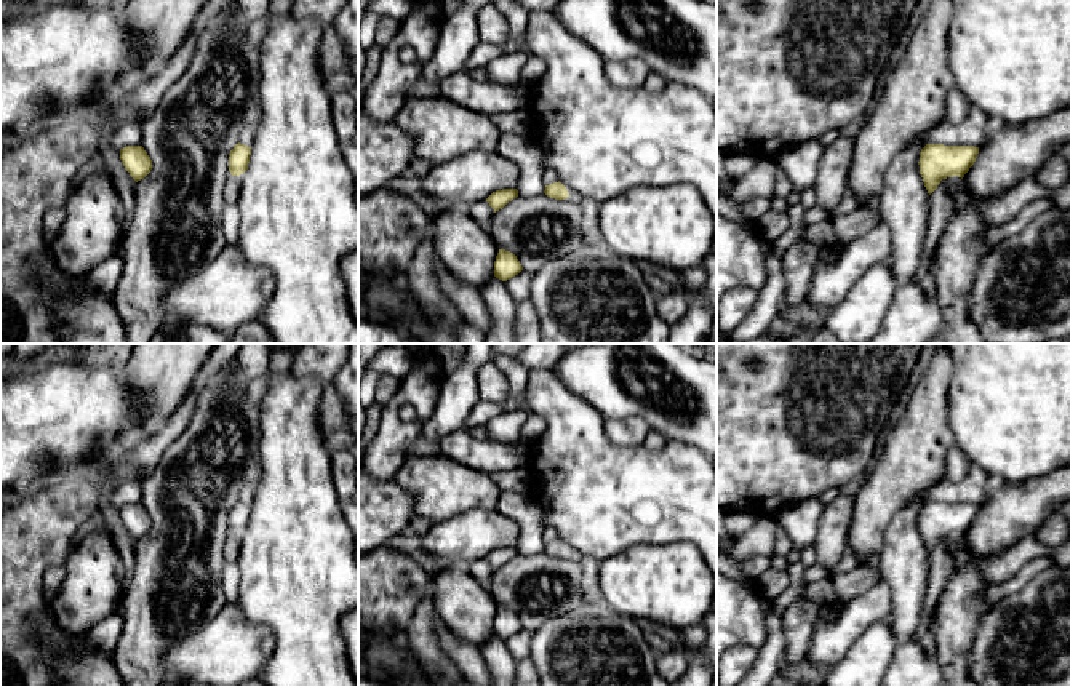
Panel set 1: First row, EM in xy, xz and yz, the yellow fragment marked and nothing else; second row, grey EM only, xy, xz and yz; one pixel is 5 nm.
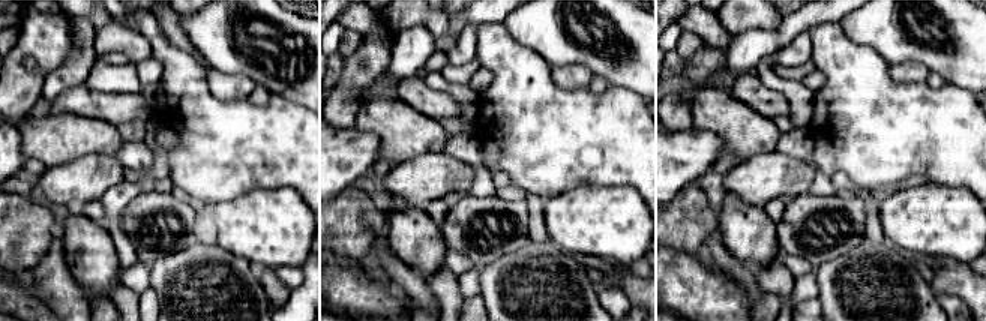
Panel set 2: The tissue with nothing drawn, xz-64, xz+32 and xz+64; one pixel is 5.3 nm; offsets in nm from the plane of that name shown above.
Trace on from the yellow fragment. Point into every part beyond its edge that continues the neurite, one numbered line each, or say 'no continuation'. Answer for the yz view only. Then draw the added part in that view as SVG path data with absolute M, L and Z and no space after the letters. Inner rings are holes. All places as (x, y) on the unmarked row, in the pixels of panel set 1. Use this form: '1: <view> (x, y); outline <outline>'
no continuation

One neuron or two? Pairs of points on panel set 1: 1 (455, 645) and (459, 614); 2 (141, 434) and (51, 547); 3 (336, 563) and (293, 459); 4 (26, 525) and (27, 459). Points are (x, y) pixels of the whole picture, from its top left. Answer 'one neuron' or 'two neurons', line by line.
1: two neurons
2: two neurons
3: one neuron
4: two neurons

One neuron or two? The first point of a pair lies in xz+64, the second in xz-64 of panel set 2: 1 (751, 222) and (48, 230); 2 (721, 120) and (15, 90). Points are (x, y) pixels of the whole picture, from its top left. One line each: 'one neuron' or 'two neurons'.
1: two neurons
2: two neurons

